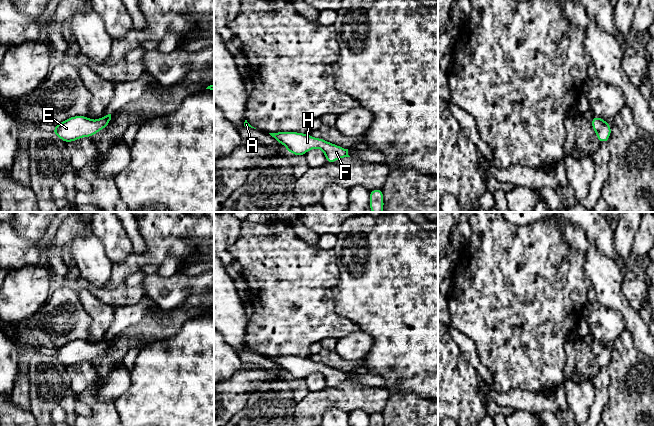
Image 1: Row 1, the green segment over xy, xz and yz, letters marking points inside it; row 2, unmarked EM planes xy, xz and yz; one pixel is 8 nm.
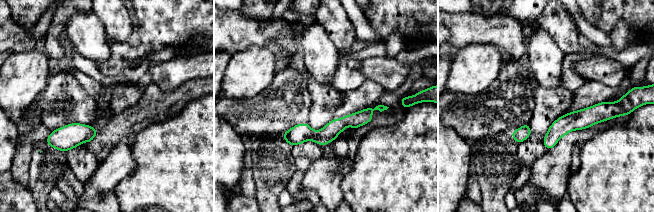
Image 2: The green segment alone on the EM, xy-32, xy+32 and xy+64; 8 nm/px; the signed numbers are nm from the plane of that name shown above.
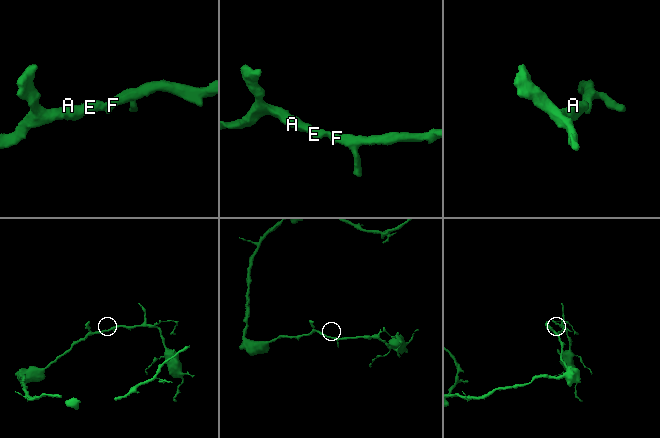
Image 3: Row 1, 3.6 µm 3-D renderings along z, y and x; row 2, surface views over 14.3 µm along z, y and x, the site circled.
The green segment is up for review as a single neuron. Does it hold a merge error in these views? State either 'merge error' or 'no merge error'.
no merge error

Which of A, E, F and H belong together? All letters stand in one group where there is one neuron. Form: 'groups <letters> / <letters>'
groups A E F H

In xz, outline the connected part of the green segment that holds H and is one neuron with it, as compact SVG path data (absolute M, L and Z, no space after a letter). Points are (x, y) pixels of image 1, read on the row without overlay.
M276 356L269 358L274 361L276 365L283 368L288 376L294 379L303 380L309 374L319 372L324 376L328 387L333 387L344 381L350 381L348 379L348 373L326 366L321 362L313 362L309 357Z

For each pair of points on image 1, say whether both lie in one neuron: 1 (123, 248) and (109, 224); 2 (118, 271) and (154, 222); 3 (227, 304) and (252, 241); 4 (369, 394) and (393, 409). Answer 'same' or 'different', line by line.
1: same
2: same
3: different
4: different

